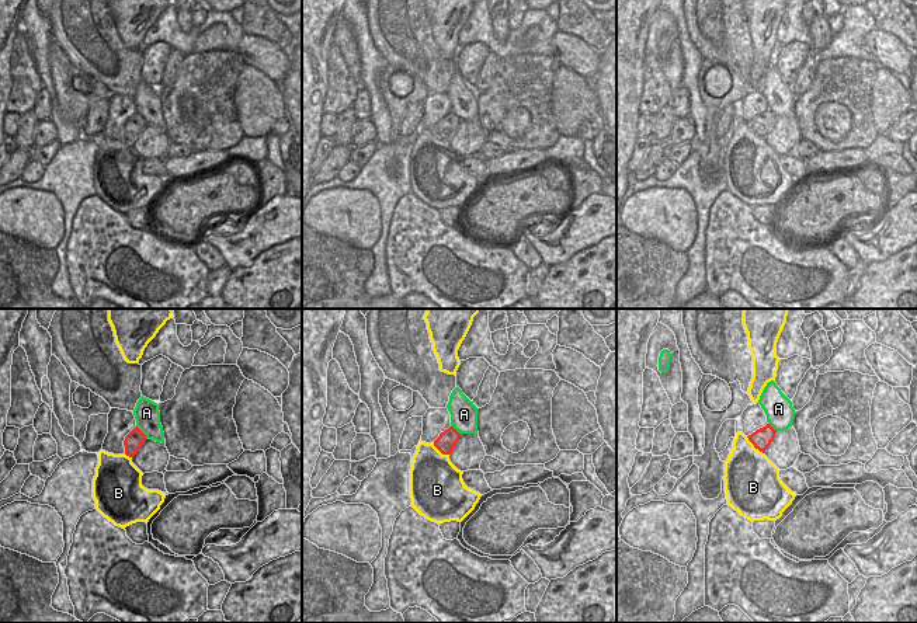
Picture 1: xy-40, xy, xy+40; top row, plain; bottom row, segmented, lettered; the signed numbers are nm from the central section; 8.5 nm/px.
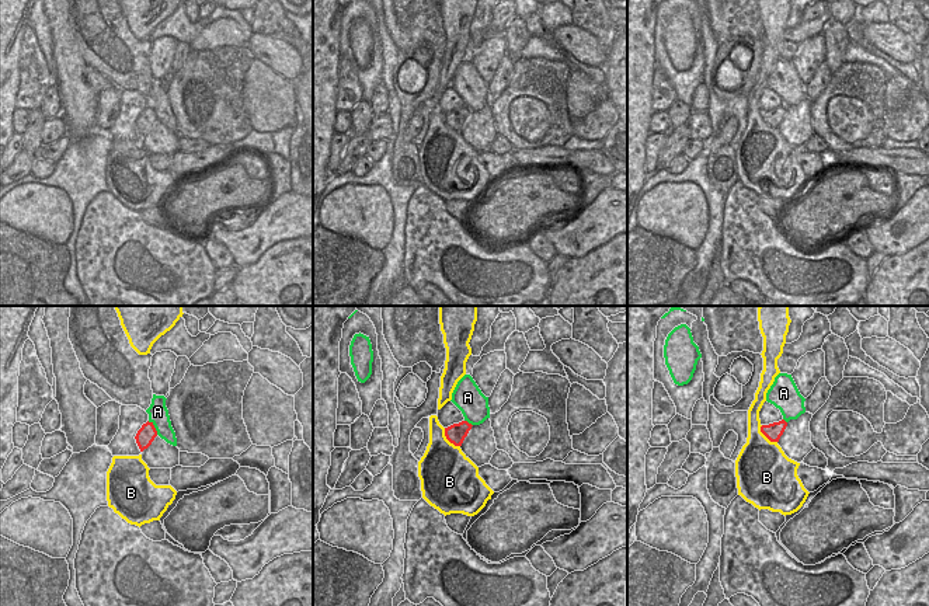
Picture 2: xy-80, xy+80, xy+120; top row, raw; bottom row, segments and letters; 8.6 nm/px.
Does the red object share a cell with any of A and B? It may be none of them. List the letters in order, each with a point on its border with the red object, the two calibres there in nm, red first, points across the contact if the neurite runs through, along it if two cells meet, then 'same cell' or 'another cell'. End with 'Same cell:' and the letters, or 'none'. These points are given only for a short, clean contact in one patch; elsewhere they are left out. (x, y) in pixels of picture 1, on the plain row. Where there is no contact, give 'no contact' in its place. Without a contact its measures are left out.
A: meets red in xy-40 at (142, 118); 160 nm thick on the red side, 220 nm on the other; border along xy-40 (136, 111), (146, 124); another cell
B: meets red in xy+40 at (754, 132); 170 nm thick on the red side, 440 nm on the other; another cell
Same cell: none

